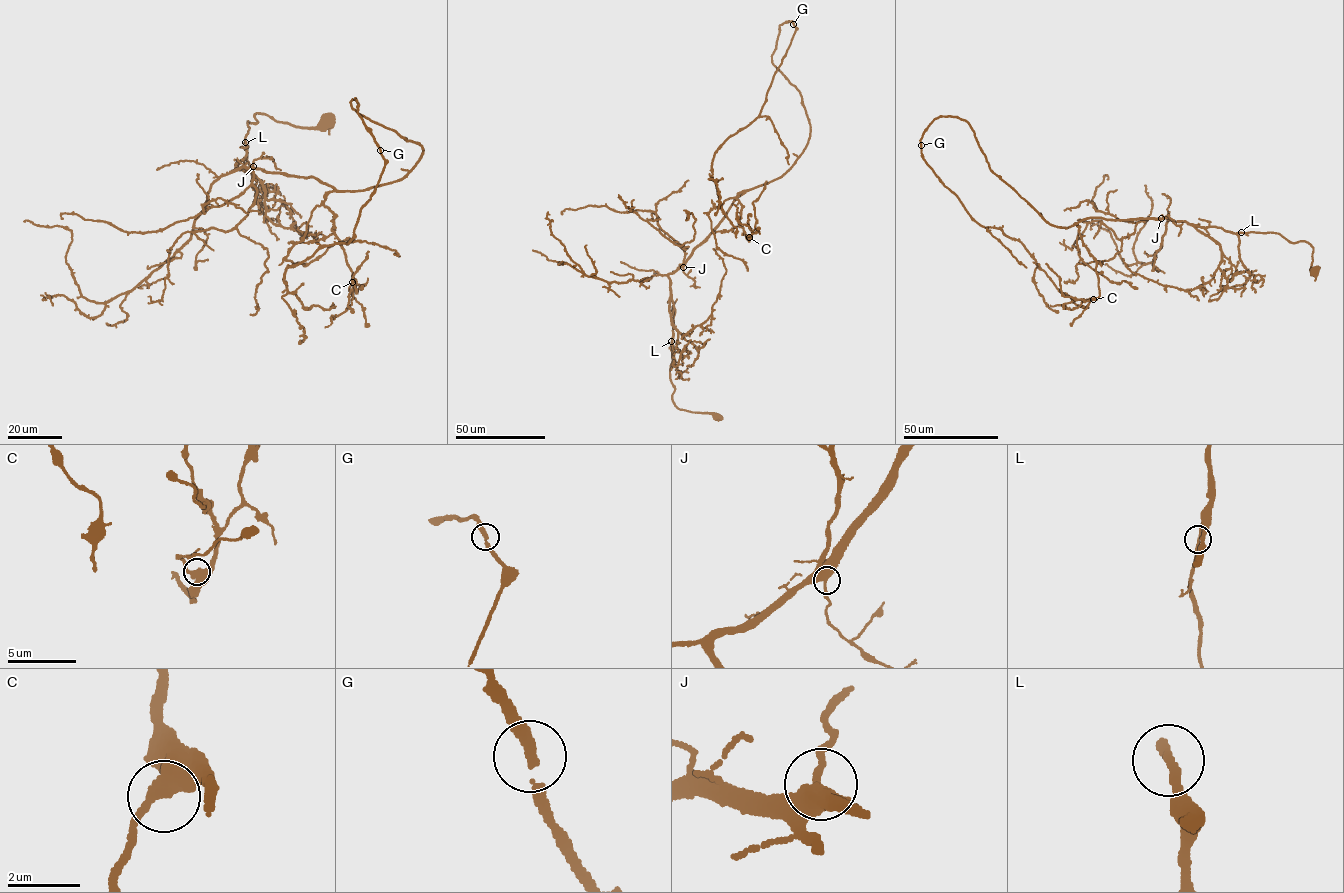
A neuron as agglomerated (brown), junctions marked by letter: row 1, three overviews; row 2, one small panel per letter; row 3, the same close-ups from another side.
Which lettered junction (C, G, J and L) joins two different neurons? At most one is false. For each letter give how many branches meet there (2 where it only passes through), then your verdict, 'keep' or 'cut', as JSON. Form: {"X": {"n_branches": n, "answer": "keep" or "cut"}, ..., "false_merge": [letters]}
{"C": {"n_branches": 2, "answer": "keep"}, "G": {"n_branches": 2, "answer": "keep"}, "J": {"n_branches": 2, "answer": "keep"}, "L": {"n_branches": 2, "answer": "keep"}, "false_merge": []}

